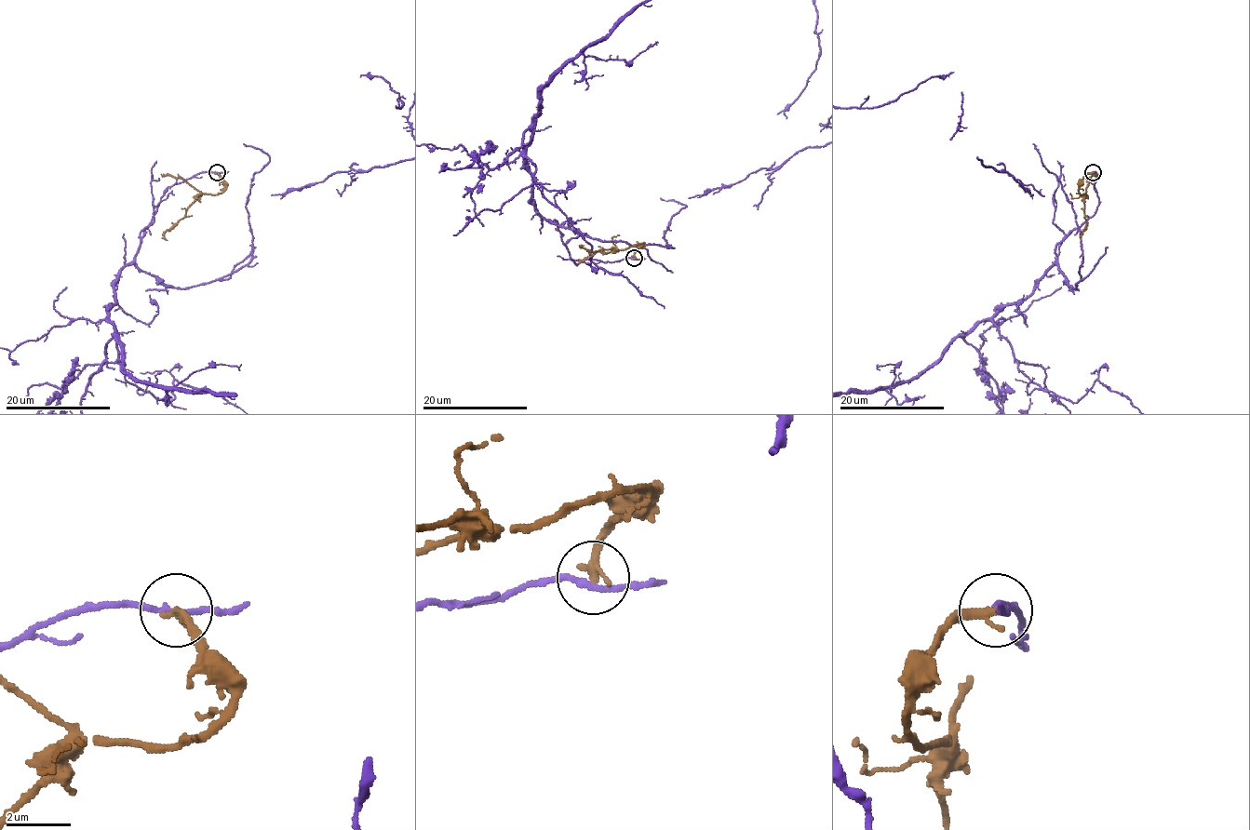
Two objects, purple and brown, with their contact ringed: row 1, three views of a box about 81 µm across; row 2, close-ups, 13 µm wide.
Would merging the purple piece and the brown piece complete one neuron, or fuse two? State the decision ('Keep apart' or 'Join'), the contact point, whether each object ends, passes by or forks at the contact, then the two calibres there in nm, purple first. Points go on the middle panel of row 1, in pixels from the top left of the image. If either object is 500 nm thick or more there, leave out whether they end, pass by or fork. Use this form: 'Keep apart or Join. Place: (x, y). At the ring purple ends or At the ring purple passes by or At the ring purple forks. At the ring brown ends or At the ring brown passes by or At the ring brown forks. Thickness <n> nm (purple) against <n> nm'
Keep apart. Place: (634, 258). At the ring purple passes by. At the ring brown ends. Thickness 180 nm (purple) against 320 nm

